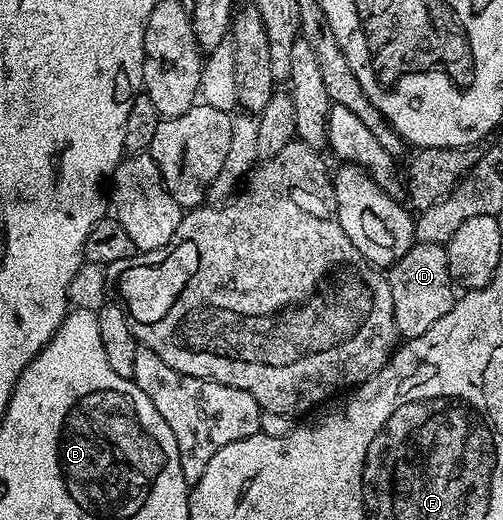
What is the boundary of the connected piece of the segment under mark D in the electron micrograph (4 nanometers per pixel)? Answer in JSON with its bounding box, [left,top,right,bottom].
[388,244,456,338]

